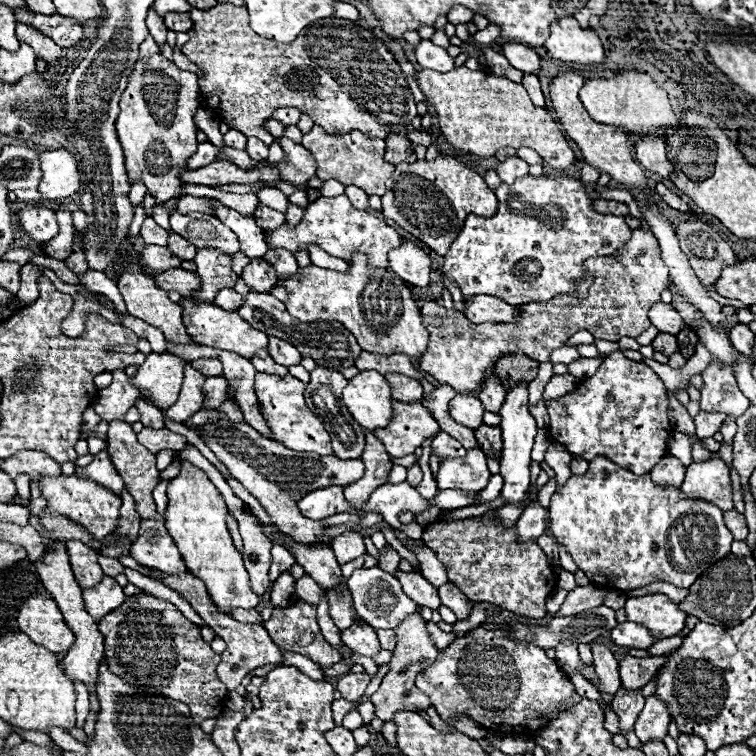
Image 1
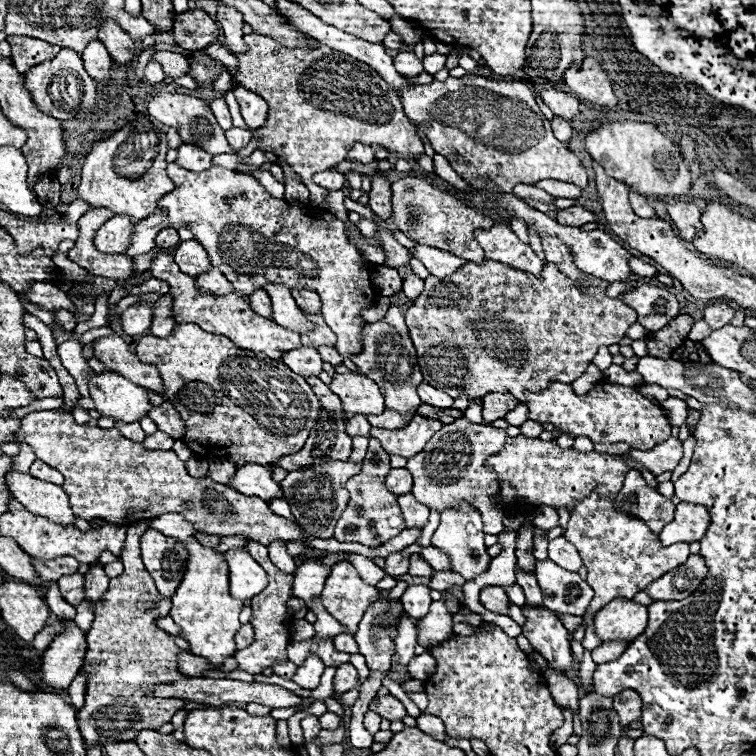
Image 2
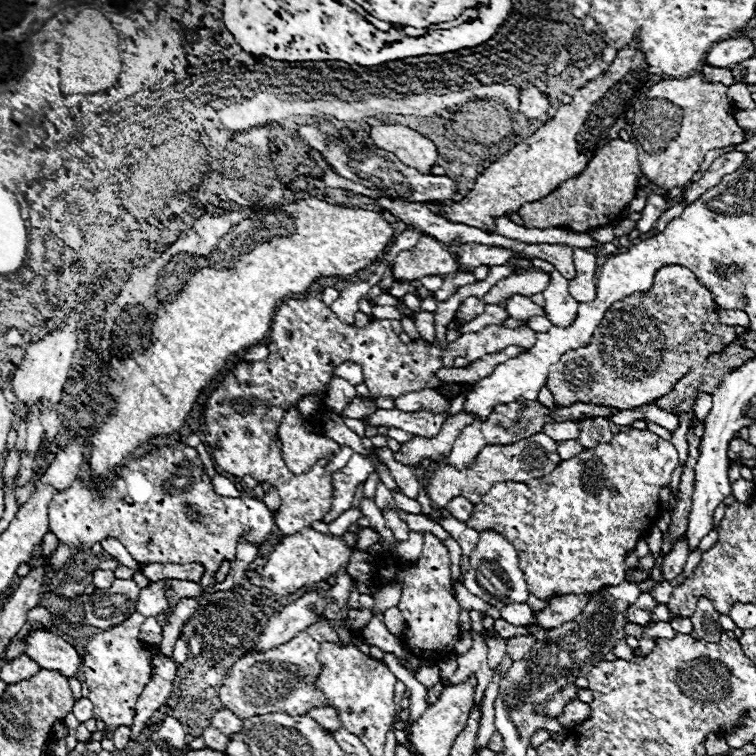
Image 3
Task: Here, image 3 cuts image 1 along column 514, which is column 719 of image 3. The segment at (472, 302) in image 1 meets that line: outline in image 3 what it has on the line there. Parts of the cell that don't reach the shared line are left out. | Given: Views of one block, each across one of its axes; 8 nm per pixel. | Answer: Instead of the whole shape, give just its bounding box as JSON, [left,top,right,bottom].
[718,308,750,328]

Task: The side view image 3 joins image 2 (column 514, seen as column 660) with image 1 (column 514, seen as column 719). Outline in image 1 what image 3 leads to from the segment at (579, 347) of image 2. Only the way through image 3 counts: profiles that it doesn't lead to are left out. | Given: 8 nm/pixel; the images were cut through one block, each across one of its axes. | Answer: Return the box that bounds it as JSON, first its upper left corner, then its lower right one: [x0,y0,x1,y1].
[420,228,668,394]

